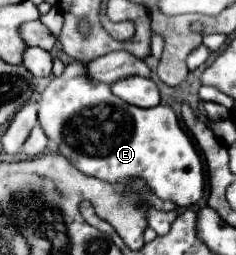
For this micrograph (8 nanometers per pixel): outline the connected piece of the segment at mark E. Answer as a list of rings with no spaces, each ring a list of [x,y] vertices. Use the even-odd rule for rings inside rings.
[[[73,61],[65,65],[63,75],[51,79],[41,95],[39,125],[57,151],[85,175],[111,183],[141,177],[159,199],[169,199],[179,207],[197,203],[203,195],[201,159],[173,109],[167,105],[151,109],[127,105],[111,93],[107,83],[87,75],[87,63]]]

